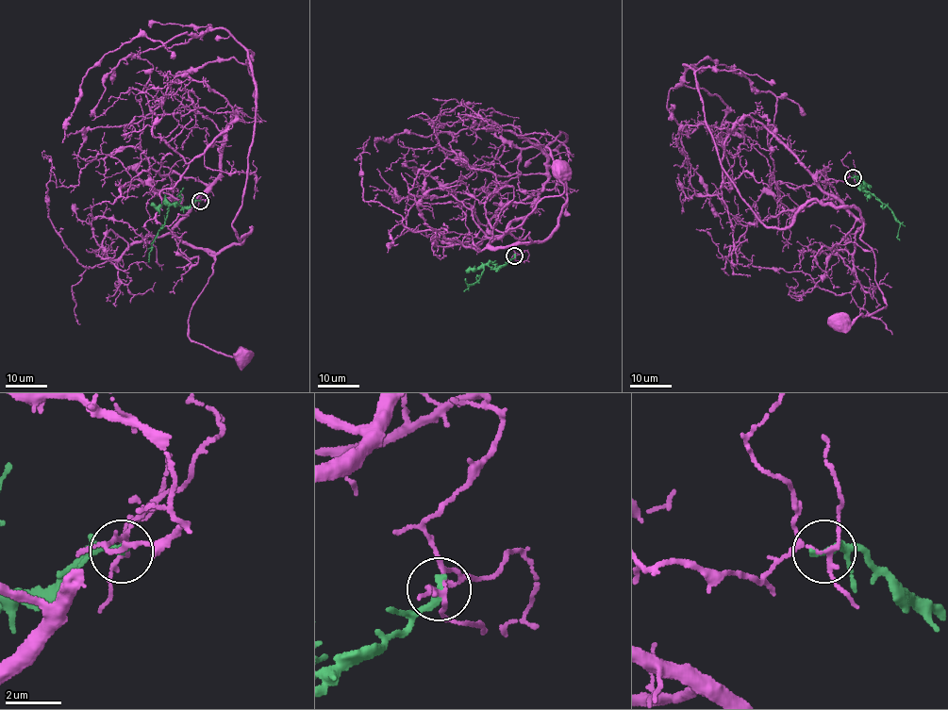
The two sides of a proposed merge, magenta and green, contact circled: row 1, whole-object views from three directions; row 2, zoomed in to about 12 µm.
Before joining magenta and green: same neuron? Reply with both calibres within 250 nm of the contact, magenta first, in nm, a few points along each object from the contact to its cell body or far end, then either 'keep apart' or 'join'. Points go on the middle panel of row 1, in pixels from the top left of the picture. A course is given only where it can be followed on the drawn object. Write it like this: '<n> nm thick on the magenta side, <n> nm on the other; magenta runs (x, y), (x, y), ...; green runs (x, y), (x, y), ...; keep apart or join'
120 nm thick on the magenta side, 300 nm on the other; magenta runs (514, 255), (522, 220), (489, 246), (531, 241), (506, 231), (560, 195), (559, 172); green runs (514, 255), (504, 266), (491, 269), (485, 265), (479, 281), (468, 287), (465, 279); keep apart

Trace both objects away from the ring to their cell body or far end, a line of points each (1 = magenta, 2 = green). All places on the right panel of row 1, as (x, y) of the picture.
1: (854, 177), (815, 176), (862, 219), (859, 238), (875, 259), (887, 305), (840, 322)
2: (854, 177), (865, 182), (866, 185), (863, 189), (886, 204), (899, 222), (899, 240)

